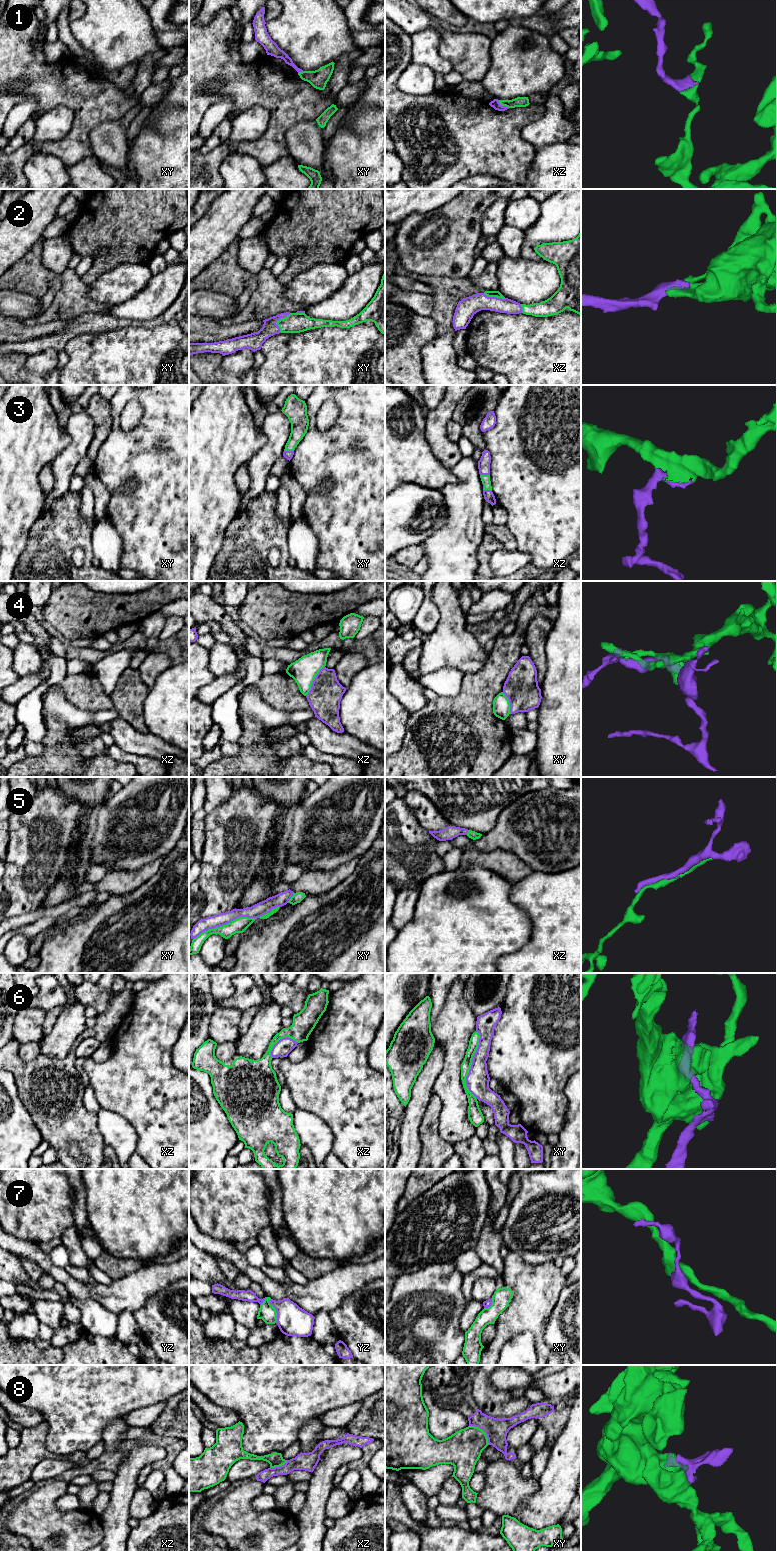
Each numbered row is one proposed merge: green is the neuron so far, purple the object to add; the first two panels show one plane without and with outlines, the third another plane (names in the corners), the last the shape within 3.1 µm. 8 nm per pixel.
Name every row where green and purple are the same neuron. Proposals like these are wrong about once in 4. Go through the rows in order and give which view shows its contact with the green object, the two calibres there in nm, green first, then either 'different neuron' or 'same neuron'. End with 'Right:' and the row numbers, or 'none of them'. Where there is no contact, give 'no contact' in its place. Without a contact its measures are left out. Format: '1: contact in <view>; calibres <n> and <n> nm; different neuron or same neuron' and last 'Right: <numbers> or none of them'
1: contact in xz; calibres 80 and 70 nm; same neuron
2: contact in xy; calibres 160 and 130 nm; same neuron
3: contact in xz; calibres 70 and 80 nm; same neuron
4: contact in xz; calibres 200 and 260 nm; different neuron
5: contact in xy; calibres 120 and 100 nm; same neuron
6: contact in xy; calibres 80 and 190 nm; different neuron
7: contact in yz; calibres 140 and 240 nm; different neuron
8: contact in xy; calibres 300 and 190 nm; different neuron
Right: 1, 2, 3, 5

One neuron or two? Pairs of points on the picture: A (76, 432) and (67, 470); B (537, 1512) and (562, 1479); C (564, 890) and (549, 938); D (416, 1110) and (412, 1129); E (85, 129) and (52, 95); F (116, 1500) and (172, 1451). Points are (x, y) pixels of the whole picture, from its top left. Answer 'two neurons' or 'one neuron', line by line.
A: one neuron
B: one neuron
C: one neuron
D: one neuron
E: one neuron
F: one neuron

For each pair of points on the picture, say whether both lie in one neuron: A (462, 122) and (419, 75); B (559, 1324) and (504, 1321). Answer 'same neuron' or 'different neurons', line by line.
A: different neurons
B: different neurons

